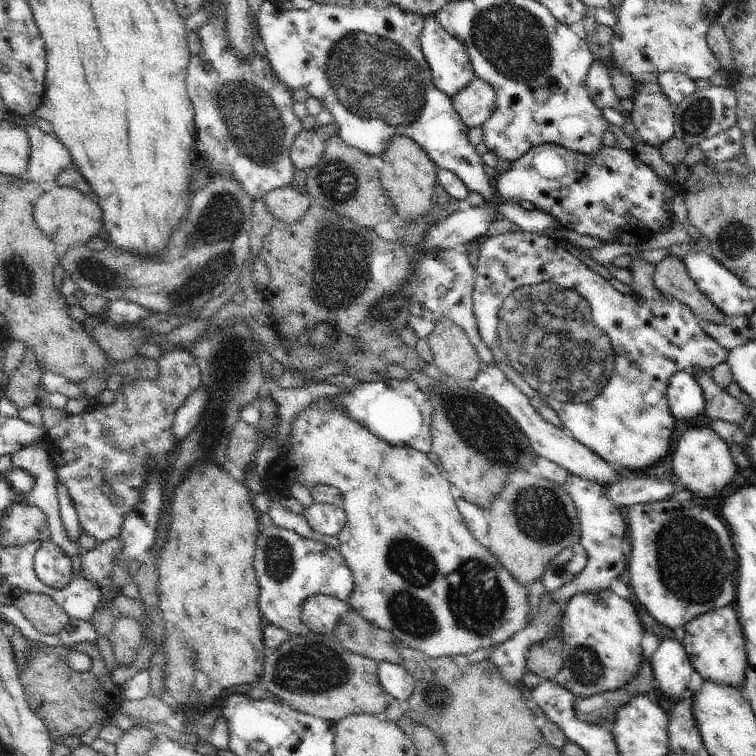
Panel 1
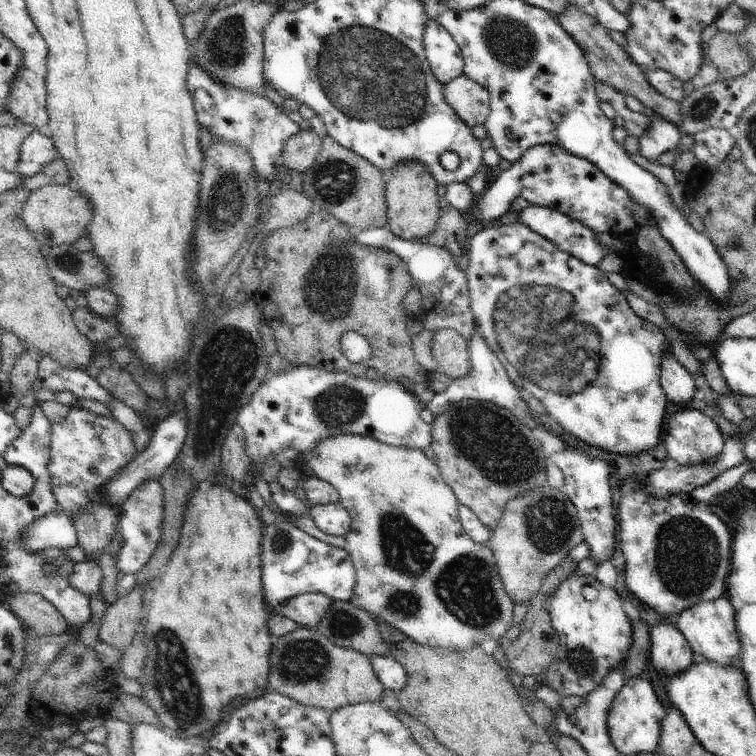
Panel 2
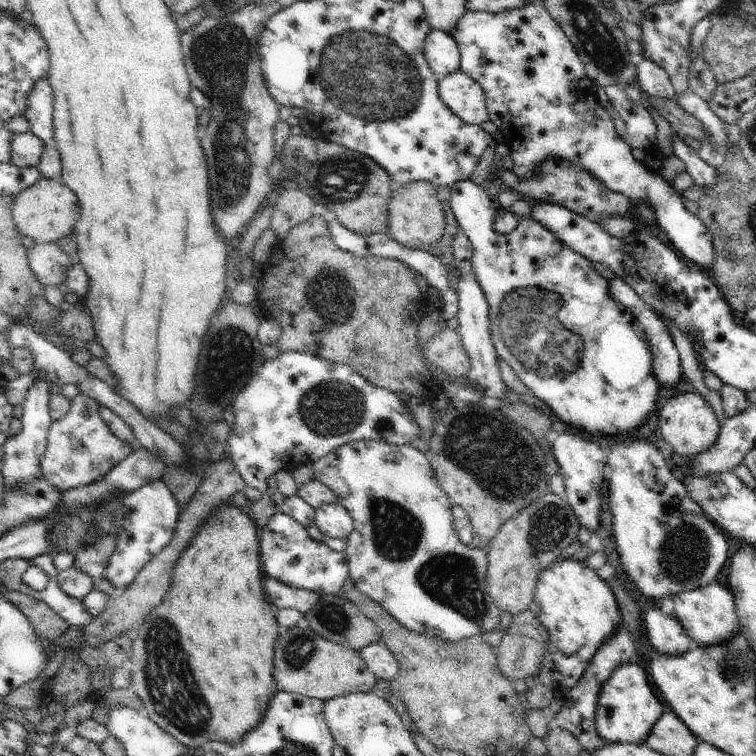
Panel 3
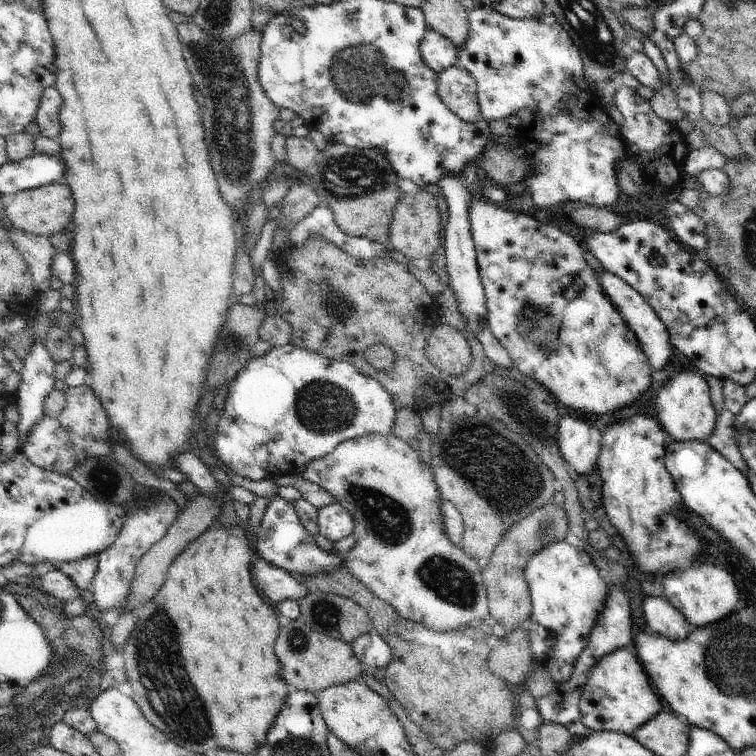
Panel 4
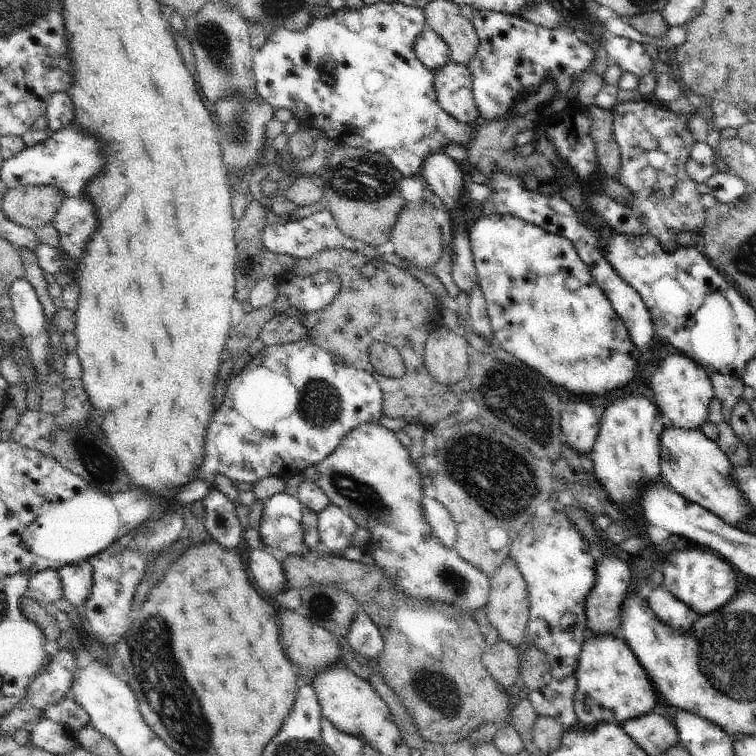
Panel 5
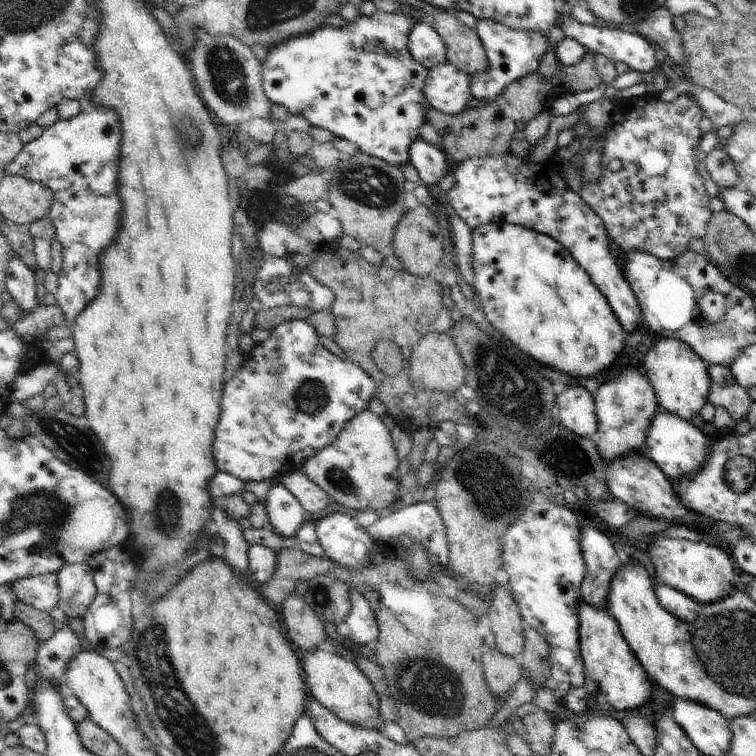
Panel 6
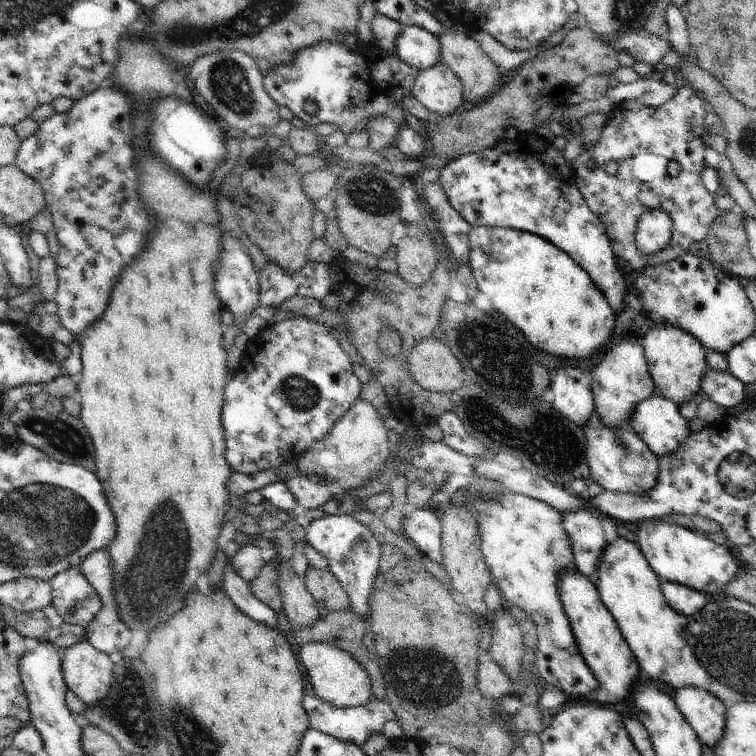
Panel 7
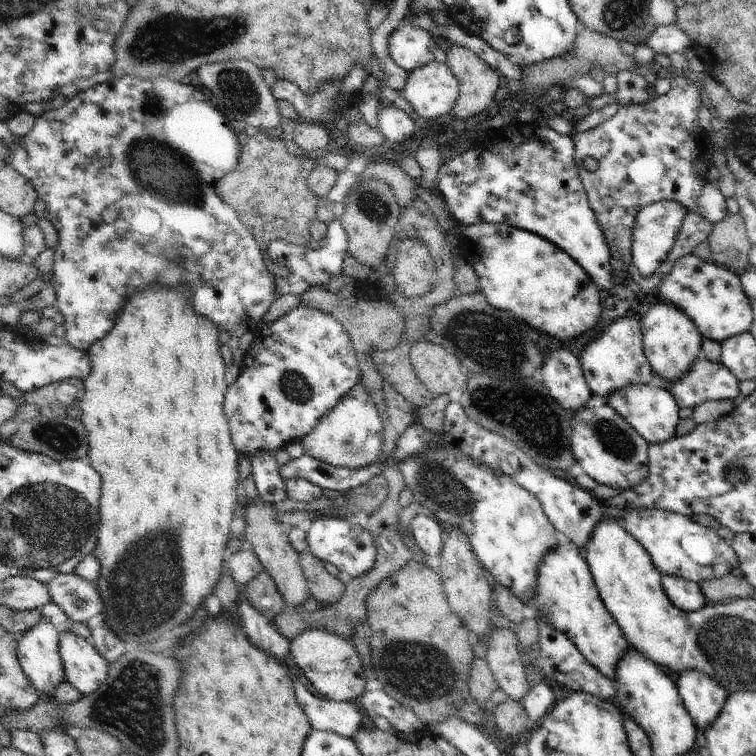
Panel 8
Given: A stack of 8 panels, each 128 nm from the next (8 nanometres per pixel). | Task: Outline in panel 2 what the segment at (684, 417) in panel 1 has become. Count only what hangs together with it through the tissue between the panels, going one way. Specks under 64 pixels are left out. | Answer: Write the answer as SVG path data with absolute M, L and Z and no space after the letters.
M664 354L664 362L660 368L660 384L668 402L679 408L688 407L698 394L696 390L700 388L673 354Z

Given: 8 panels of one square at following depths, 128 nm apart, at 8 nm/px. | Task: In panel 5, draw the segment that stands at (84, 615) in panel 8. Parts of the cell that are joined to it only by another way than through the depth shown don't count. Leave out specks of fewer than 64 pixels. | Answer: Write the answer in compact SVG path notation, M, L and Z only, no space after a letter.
M80 561L56 570L64 586L64 598L69 604L81 609L90 596L93 586L93 566L89 561Z

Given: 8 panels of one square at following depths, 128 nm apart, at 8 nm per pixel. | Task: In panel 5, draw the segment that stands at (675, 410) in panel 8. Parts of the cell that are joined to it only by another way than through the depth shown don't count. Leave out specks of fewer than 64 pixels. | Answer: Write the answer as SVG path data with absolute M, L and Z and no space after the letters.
M667 424L660 436L660 470L662 479L686 500L700 504L726 524L740 529L754 508L748 506L744 494L734 480L734 465L720 446L712 442L701 430L684 430Z

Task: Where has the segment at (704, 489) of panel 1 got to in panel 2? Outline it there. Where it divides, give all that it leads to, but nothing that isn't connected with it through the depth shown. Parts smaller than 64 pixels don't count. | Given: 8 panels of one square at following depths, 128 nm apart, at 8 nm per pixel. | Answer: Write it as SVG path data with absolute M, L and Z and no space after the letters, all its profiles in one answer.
M680 407L664 427L664 446L668 457L675 460L680 466L700 466L700 464L714 464L722 450L724 450L725 435L720 427L701 409Z

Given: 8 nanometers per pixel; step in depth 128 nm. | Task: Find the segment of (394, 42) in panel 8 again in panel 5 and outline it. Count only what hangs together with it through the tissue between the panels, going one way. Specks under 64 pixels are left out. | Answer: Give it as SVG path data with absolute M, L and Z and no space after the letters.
M425 28L416 38L415 54L426 68L435 71L449 62L450 48L439 34Z

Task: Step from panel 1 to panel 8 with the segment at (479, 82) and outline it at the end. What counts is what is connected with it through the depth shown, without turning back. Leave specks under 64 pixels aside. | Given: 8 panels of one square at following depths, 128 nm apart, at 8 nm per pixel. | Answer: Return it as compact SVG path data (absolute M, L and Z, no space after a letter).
M434 61L409 73L400 94L420 118L434 121L454 108L459 82L447 63Z

